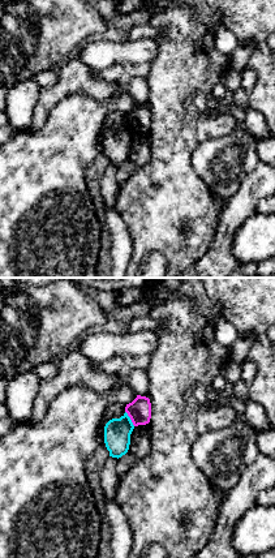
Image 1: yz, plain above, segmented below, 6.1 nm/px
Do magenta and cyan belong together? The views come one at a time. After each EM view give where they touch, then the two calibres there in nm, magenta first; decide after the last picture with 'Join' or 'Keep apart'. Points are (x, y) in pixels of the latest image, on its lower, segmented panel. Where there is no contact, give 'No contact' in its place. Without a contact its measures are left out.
Touches magenta at (130, 419). Thickness 140 nm (magenta) against 160 nm

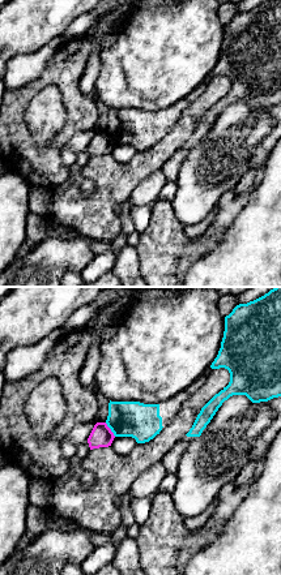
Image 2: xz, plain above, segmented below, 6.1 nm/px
Touches magenta at (110, 429). Thickness 140 nm (magenta) against 220 nm

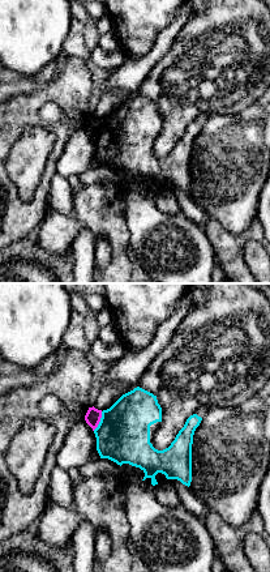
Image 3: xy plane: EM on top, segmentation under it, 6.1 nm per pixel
Touches magenta at (99, 421). Thickness 100 nm (magenta) against 340 nm

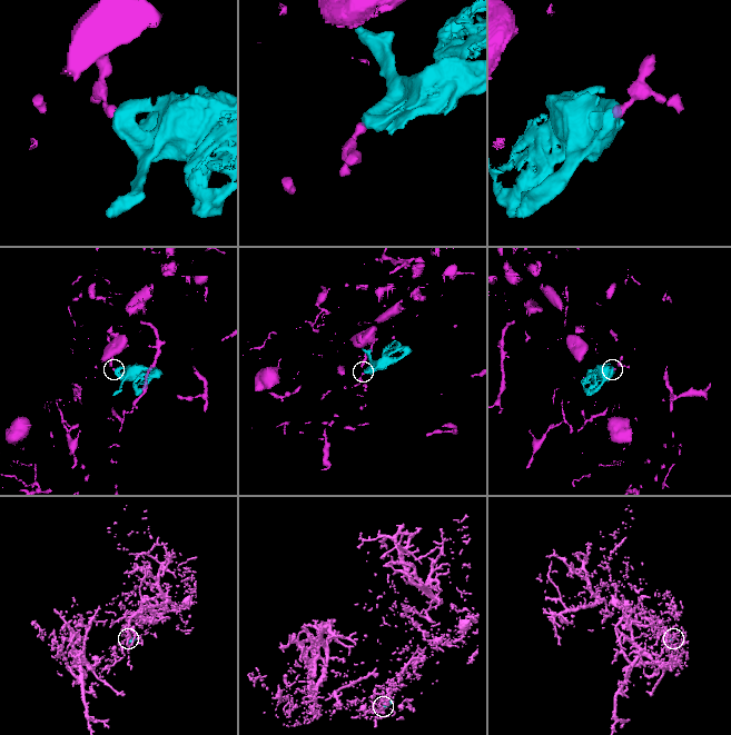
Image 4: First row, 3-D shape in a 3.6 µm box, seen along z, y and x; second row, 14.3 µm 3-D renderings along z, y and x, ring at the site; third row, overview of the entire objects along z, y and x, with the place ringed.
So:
Keep apart

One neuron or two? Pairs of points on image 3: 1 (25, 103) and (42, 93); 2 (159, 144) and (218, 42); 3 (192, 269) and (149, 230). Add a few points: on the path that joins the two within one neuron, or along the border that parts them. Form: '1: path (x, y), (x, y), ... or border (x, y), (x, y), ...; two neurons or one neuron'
1: path (29, 103), (38, 97); one neuron
2: path (175, 119), (181, 92), (206, 67); one neuron
3: path (181, 263), (159, 240); one neuron

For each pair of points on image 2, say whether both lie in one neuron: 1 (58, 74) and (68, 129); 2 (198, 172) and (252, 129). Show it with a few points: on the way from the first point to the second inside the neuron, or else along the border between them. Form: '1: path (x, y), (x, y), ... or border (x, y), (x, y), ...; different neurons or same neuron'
1: path (69, 88), (73, 99), (73, 116); same neuron
2: path (211, 168), (239, 142); same neuron

